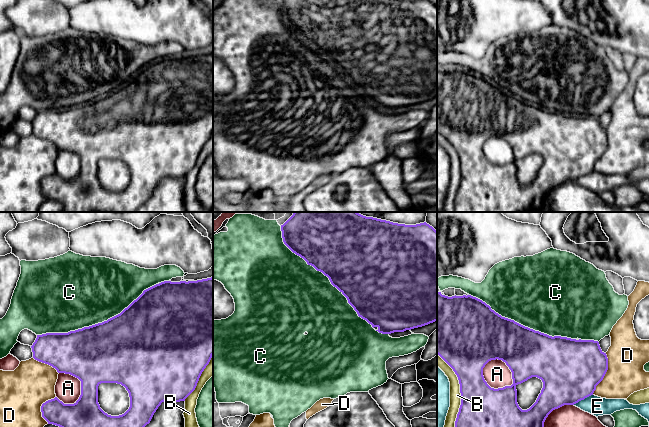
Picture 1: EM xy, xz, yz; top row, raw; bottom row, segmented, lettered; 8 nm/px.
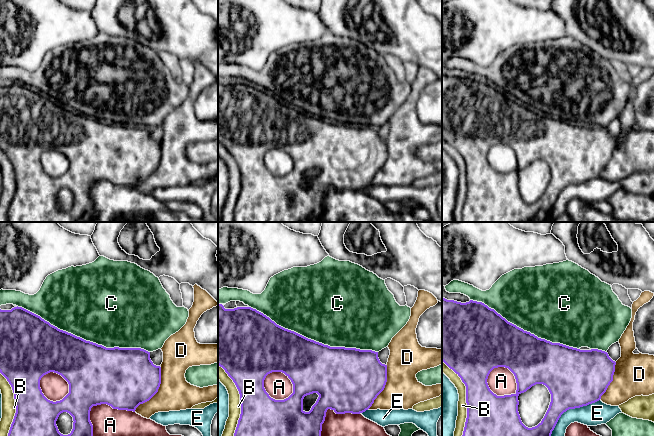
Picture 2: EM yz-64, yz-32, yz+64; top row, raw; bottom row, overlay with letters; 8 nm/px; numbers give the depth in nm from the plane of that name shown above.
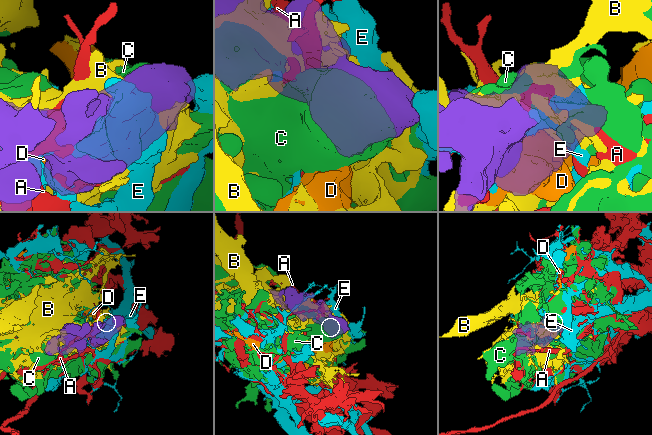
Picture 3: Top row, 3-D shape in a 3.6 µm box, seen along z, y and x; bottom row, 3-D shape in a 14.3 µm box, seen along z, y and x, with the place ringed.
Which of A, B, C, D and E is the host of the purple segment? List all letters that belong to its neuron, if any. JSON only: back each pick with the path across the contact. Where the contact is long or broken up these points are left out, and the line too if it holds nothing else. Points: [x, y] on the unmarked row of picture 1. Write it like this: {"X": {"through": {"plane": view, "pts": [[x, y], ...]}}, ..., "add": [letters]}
{"add": ["C"]}

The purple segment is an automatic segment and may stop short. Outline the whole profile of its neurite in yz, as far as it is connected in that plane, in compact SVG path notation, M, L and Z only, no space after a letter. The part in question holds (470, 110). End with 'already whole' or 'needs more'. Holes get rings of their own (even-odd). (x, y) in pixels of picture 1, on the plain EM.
M437 68L437 130L453 145L458 153L461 169L461 181L457 194L455 197L455 212L539 212L544 206L544 198L548 191L555 185L558 185L564 181L574 181L581 176L593 171L596 166L596 162L603 156L608 146L608 134L599 121L598 117L594 116L576 116L561 112L549 112L547 110L535 107L528 103L525 103L514 96L502 93L494 86L491 85L482 76L473 73L471 71L452 72L448 73L442 71L441 68ZM491 136L502 136L506 139L512 148L513 160L511 162L505 162L503 164L494 165L491 164L484 155L483 144ZM532 153L537 153L542 156L543 164L539 170L536 178L527 186L522 186L517 179L517 166L516 162L521 160Z; already whole

